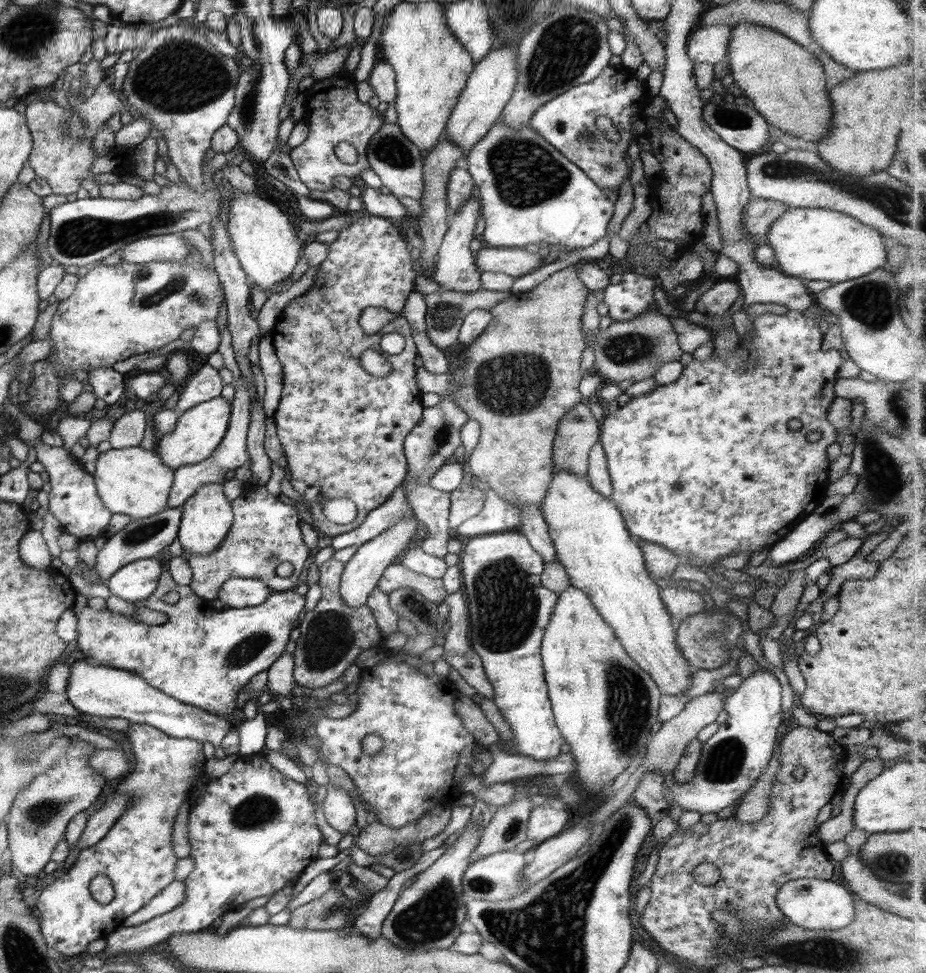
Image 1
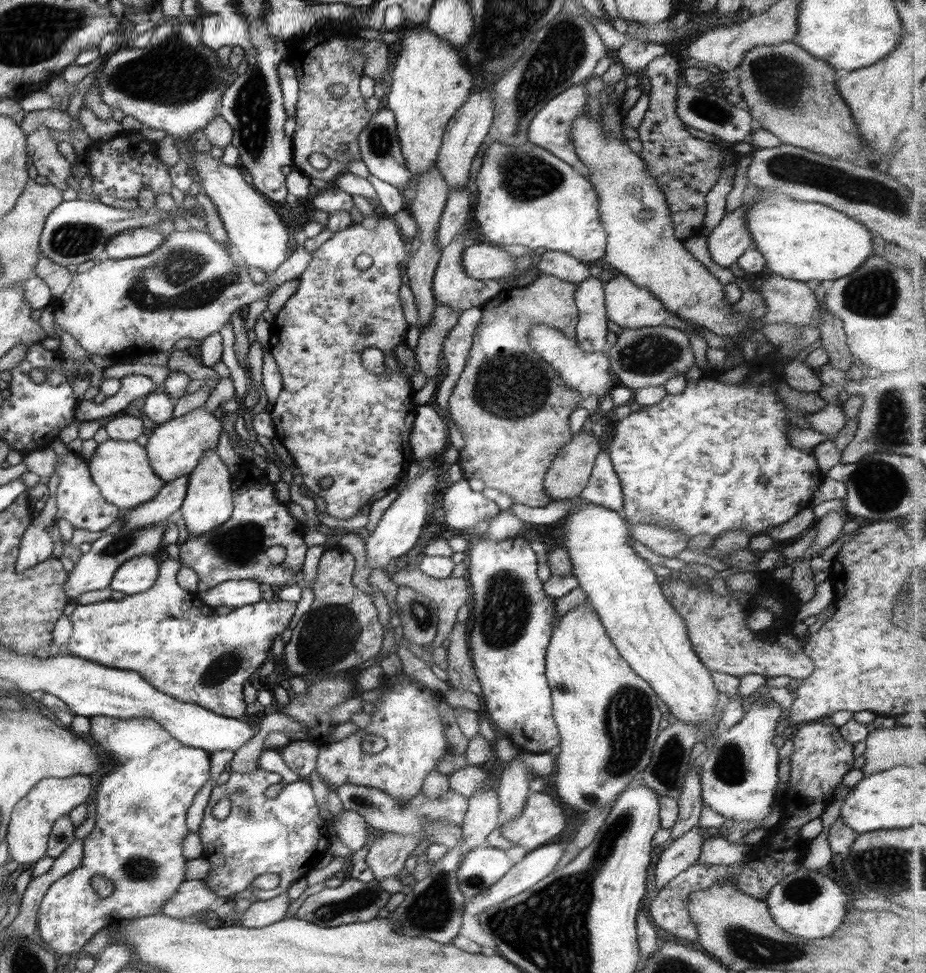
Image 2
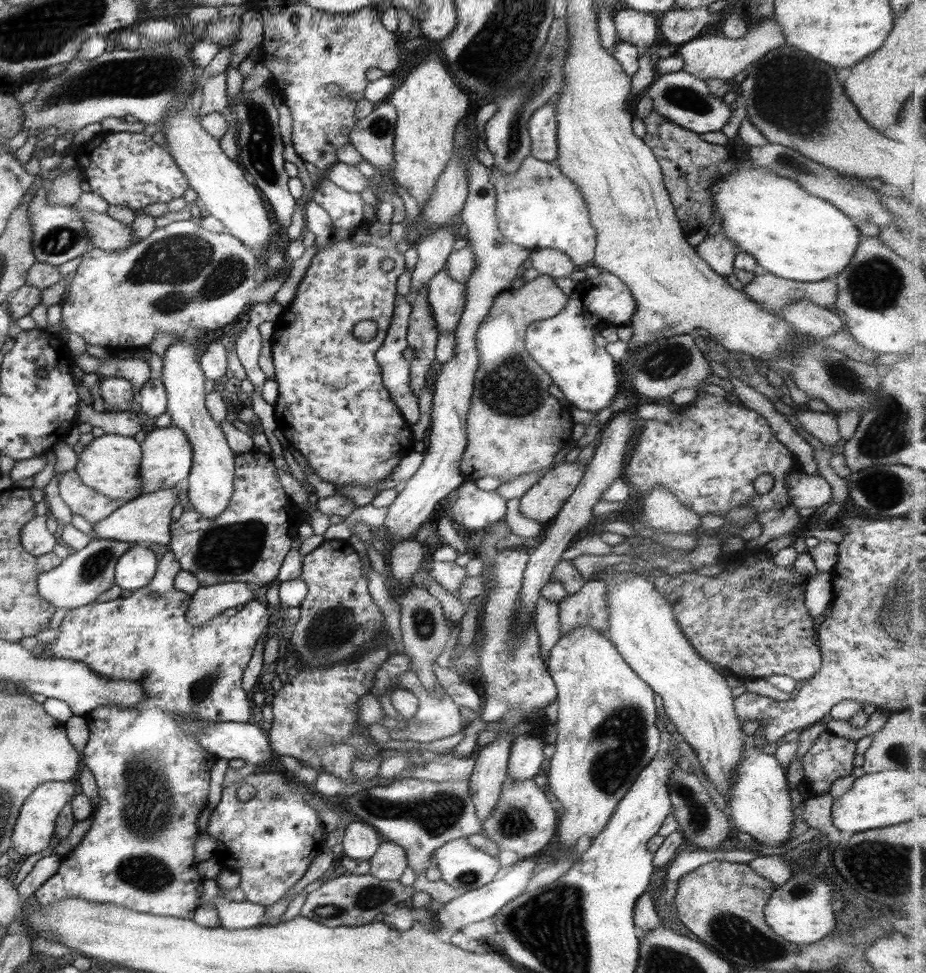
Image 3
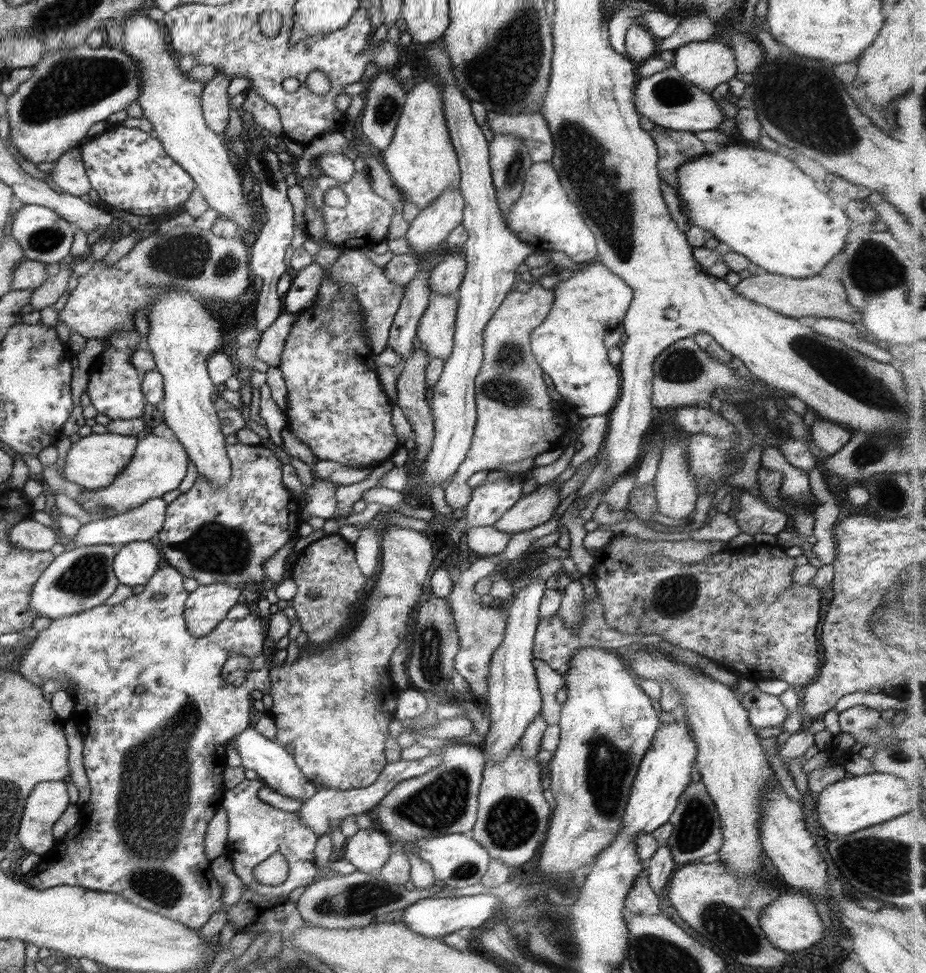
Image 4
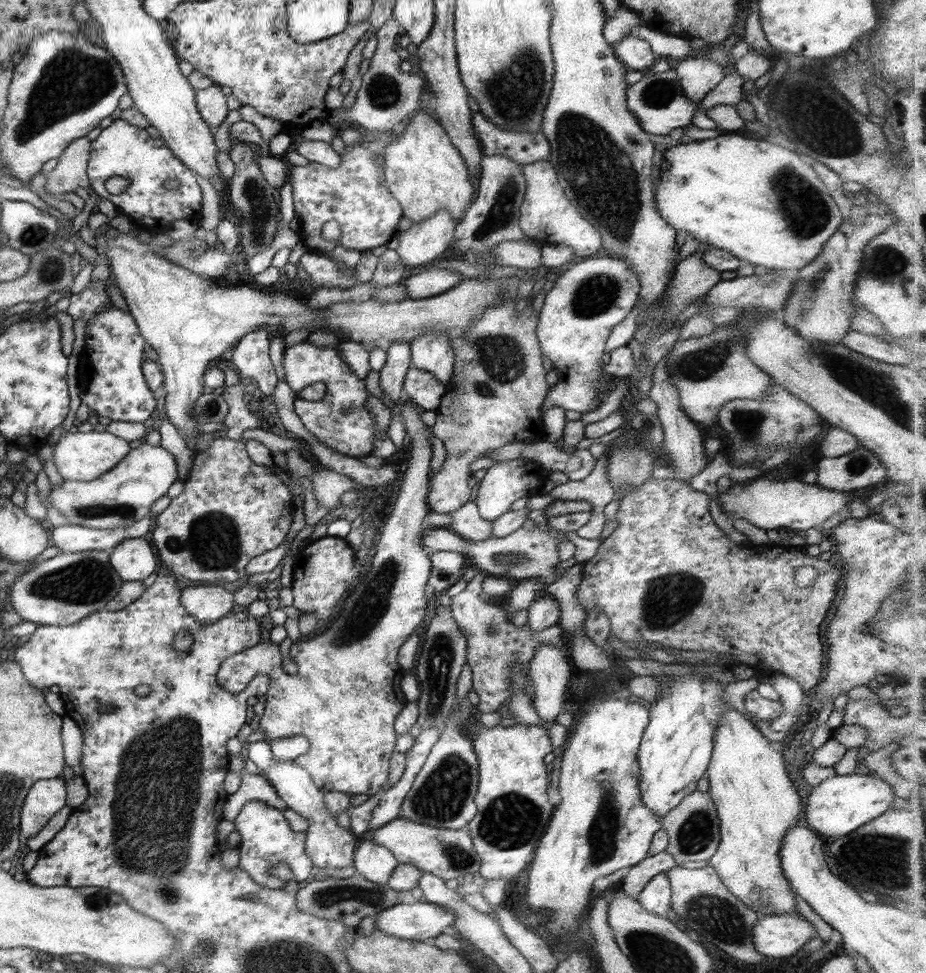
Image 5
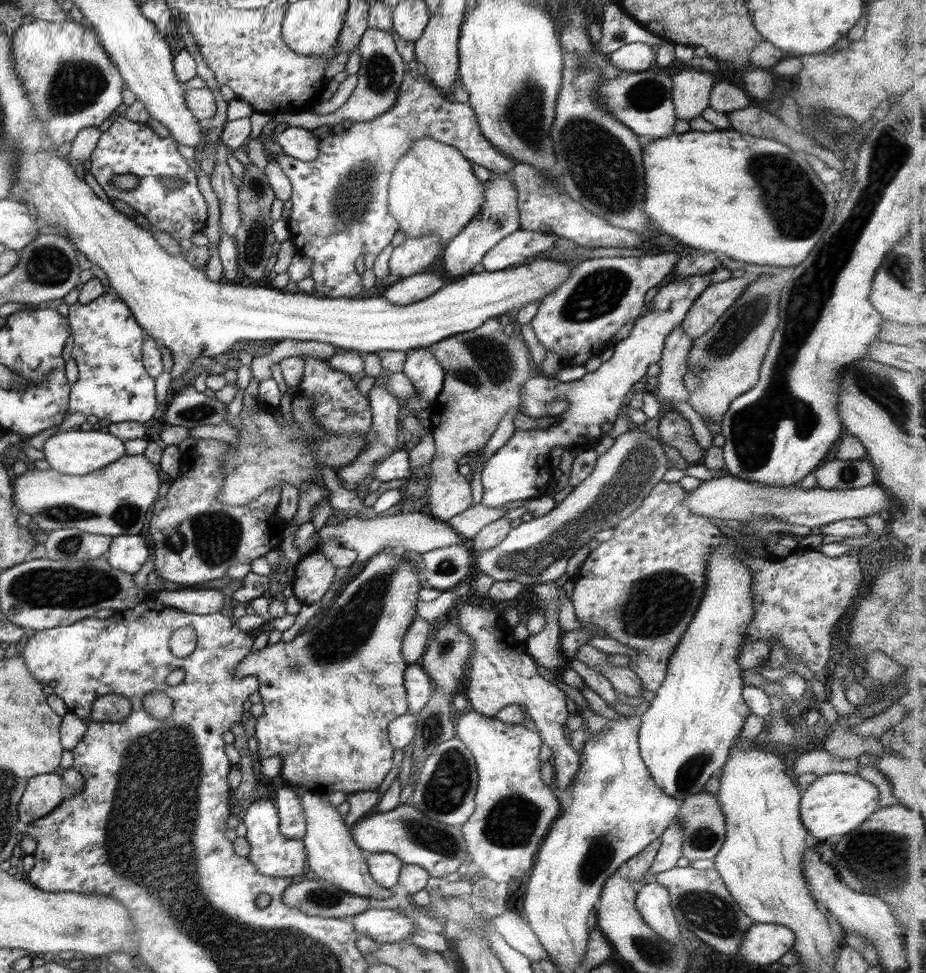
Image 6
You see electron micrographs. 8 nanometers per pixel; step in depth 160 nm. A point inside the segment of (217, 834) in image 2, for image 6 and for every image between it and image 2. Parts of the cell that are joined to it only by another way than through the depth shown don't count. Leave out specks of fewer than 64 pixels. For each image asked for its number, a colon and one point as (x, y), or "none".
3: (270, 840)
4: (255, 830)
5: (265, 837)
6: (273, 855)

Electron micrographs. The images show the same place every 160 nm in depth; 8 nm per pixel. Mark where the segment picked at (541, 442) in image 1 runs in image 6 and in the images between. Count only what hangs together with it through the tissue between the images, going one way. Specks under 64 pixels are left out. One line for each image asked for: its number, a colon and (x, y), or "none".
2: (512, 409)
3: (514, 427)
4: (514, 421)
5: (498, 383)
6: (482, 369)

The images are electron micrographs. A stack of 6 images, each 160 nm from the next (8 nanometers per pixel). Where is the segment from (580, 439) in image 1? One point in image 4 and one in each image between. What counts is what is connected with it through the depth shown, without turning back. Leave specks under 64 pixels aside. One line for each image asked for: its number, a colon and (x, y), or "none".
2: (568, 474)
3: (542, 501)
4: (536, 506)

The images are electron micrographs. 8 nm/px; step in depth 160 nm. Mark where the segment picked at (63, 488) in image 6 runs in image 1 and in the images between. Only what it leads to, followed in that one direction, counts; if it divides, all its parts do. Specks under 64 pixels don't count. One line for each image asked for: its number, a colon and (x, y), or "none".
1: (198, 431)
2: (173, 449)
3: (166, 456)
4: (158, 465)
5: (124, 495)

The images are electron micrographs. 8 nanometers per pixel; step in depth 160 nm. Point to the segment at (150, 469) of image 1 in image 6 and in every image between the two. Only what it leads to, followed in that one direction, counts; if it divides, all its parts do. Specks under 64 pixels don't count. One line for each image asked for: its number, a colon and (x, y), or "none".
2: (120, 470)
3: (109, 465)
4: (92, 462)
5: (81, 457)
6: (73, 452)

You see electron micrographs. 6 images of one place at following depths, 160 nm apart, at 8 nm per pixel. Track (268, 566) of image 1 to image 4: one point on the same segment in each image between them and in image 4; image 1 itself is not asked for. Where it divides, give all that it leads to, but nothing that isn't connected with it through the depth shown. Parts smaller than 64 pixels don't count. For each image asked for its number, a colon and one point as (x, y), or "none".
2: (235, 550)
3: (246, 543)
4: (213, 535)

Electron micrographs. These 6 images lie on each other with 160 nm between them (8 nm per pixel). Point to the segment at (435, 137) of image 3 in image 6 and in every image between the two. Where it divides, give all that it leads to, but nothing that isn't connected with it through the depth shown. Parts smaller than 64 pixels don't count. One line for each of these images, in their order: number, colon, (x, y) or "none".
4: (421, 162)
5: (423, 171)
6: (432, 191)

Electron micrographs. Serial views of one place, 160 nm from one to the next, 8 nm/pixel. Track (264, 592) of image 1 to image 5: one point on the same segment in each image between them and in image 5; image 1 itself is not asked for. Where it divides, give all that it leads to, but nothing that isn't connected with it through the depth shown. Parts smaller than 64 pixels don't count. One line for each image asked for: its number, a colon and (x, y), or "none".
2: (233, 593)
3: (208, 601)
4: (207, 605)
5: (206, 604)

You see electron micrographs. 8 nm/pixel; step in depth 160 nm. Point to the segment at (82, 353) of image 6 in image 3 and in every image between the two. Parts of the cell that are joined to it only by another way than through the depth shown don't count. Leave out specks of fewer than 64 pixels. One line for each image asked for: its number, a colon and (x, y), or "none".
3: (116, 392)
4: (113, 388)
5: (113, 386)

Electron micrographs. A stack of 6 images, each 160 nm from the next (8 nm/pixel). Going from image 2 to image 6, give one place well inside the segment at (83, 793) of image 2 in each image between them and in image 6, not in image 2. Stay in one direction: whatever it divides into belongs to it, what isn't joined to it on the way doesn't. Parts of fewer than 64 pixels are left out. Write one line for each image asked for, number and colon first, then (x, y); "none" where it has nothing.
3: (36, 823)
4: (46, 801)
5: (45, 797)
6: (42, 792)

